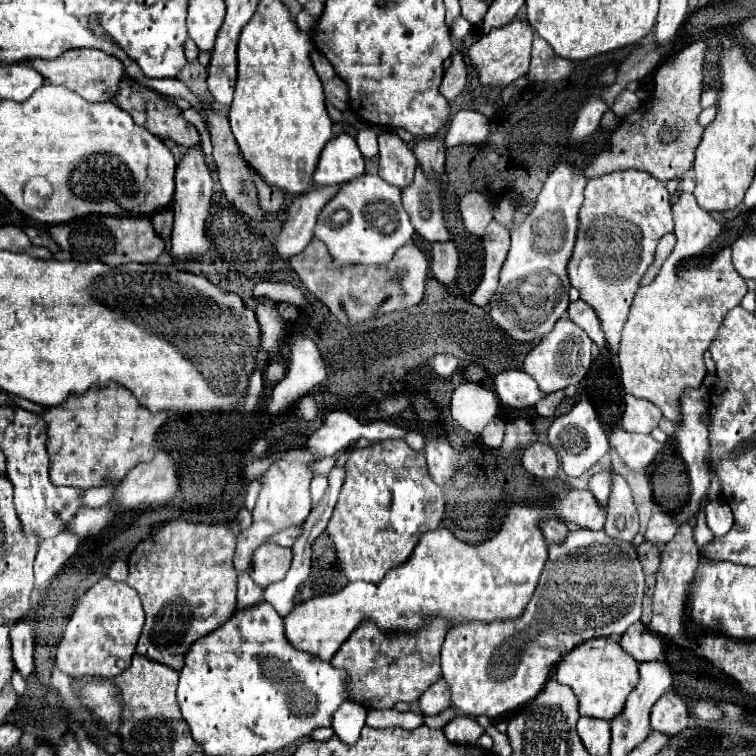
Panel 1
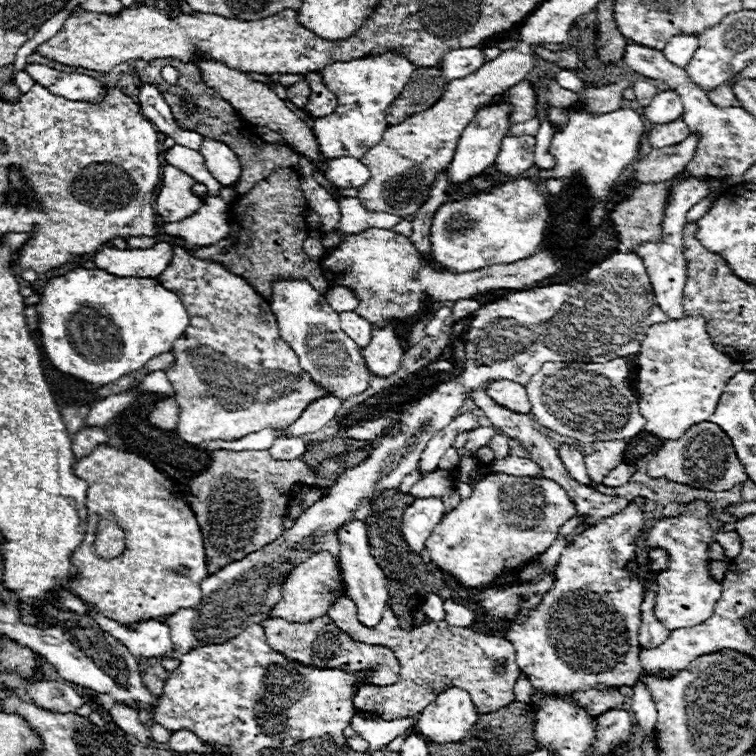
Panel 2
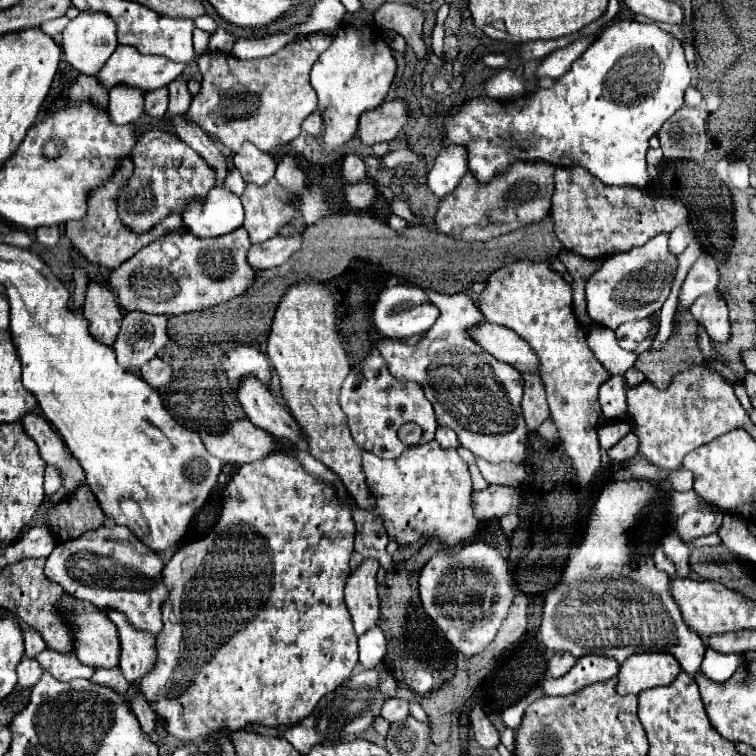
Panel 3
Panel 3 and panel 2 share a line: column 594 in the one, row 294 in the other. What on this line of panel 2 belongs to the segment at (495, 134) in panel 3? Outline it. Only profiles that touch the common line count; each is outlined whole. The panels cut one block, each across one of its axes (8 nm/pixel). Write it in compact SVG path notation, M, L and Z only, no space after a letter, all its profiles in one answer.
M74 268L64 276L54 276L44 286L40 294L38 310L38 330L44 356L64 374L72 374L90 384L108 384L126 374L140 370L150 358L170 352L172 344L184 334L188 328L188 312L182 300L166 290L154 278L118 278L108 274L106 270L94 268Z

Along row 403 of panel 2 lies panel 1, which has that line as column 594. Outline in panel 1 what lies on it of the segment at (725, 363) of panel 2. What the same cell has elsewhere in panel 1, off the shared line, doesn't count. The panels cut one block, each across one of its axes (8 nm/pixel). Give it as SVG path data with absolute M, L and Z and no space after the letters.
M594 638L582 642L580 646L574 646L566 656L562 656L554 678L576 692L580 716L610 722L612 718L616 718L616 714L620 714L620 710L624 710L624 702L628 694L636 688L640 676L638 662L630 654L626 654L626 650L622 650L616 638Z

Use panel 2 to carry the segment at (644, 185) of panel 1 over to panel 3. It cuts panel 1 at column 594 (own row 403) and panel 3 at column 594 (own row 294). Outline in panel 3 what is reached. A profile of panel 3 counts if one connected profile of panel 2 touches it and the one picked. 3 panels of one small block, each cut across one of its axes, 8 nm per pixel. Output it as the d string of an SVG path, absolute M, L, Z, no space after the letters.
M556 168L552 218L554 232L566 250L588 260L600 260L642 246L658 234L670 234L676 226L688 222L688 210L670 196L652 198L642 188L604 186L580 168Z

